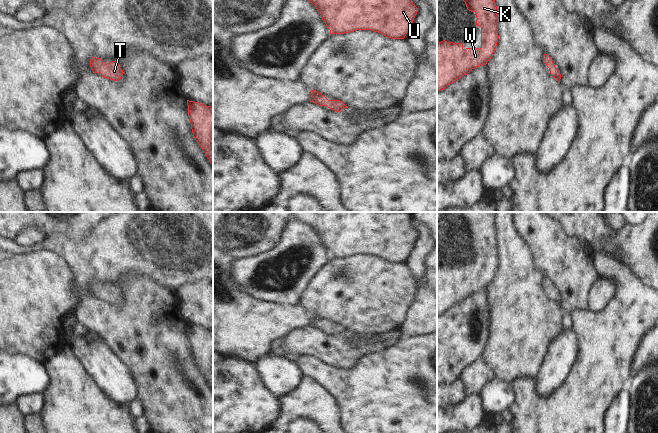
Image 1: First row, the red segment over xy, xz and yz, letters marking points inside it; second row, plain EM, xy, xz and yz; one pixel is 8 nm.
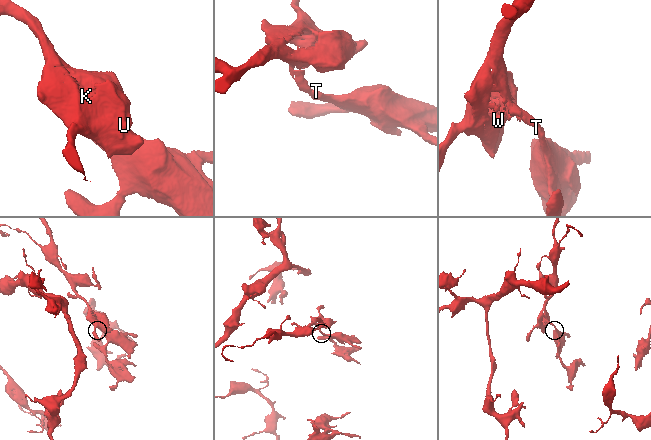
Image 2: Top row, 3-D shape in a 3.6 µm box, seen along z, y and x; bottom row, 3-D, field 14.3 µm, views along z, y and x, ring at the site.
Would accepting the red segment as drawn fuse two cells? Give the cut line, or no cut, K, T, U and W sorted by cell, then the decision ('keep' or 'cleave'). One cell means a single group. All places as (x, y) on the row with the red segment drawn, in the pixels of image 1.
cut none; groups K T U W; keep

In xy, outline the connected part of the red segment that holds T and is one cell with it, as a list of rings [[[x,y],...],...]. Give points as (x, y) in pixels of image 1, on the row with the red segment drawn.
[[[92,57],[90,59],[90,67],[94,73],[100,73],[102,77],[113,81],[120,80],[123,75],[123,70],[116,61],[106,64],[102,59]]]

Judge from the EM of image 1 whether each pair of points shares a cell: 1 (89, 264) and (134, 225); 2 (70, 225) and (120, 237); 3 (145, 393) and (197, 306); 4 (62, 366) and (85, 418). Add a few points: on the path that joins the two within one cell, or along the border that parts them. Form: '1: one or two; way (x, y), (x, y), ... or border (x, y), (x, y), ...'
1: one; way (100, 253), (123, 230)
2: two; border (99, 222), (82, 239)
3: two; border (178, 301), (180, 315), (187, 323)
4: one; way (68, 379), (71, 382), (71, 395), (74, 405)

